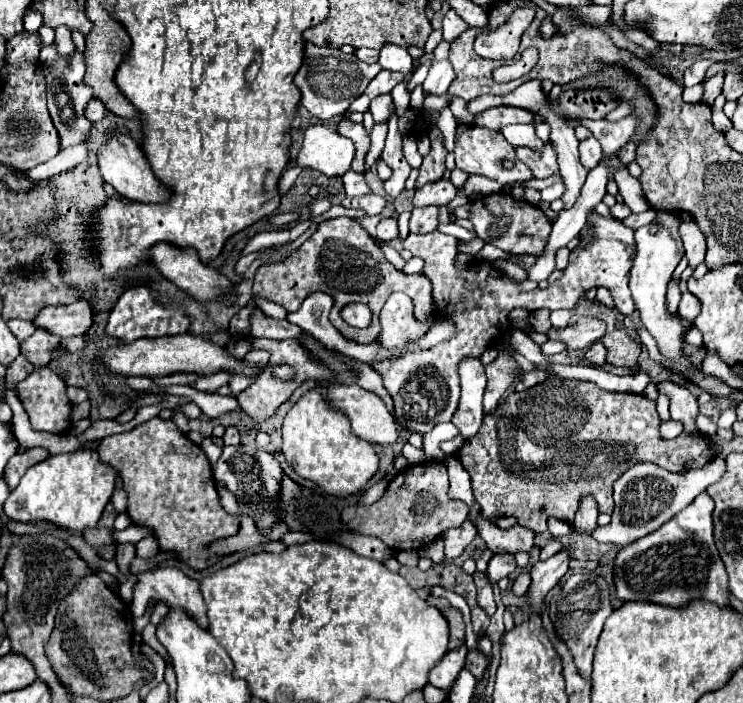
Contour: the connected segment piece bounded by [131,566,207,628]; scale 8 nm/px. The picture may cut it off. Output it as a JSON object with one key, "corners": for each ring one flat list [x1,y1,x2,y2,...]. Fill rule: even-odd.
{"corners":[[165,566,165,568,153,568,145,572,137,572,137,582,133,586,133,604,131,612,133,616,143,616,147,602,163,600,169,606,181,606,183,610,189,610,201,622,201,626,207,628,205,618,205,602,199,592,199,584,191,578,187,578,179,568]]}

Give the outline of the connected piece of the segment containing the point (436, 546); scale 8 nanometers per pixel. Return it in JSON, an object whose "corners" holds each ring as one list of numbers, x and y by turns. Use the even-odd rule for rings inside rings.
{"corners":[[437,538,437,540,435,540,435,542,431,542,429,546,421,548,421,550,419,550,419,556,427,556,427,558,431,558,435,564,445,562,445,554,443,554,443,540,441,540,441,538]]}

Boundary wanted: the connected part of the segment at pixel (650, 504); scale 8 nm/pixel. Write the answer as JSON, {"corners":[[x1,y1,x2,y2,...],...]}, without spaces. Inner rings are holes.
{"corners":[[713,458,703,468,689,470,685,474,673,474,673,472,659,468,657,464,639,462,615,480,615,484,613,484,615,508,611,514,611,524,605,528,597,528,593,532,593,538,599,542,613,542,623,548,623,546,635,542,637,538,643,538,643,536,651,534,653,530,661,528,679,510,683,510,687,504,691,504,695,500,695,496,699,496,713,482,717,482,723,474,725,474,725,462,721,458]]}

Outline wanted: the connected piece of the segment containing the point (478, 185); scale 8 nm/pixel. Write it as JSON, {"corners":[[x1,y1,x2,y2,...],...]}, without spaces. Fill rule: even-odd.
{"corners":[[469,176,467,182,463,184,463,192,465,196,471,196,475,192,481,192,481,194,491,194,491,192,499,192,501,190,501,184,499,182,493,182,489,178,483,178,483,176]]}

